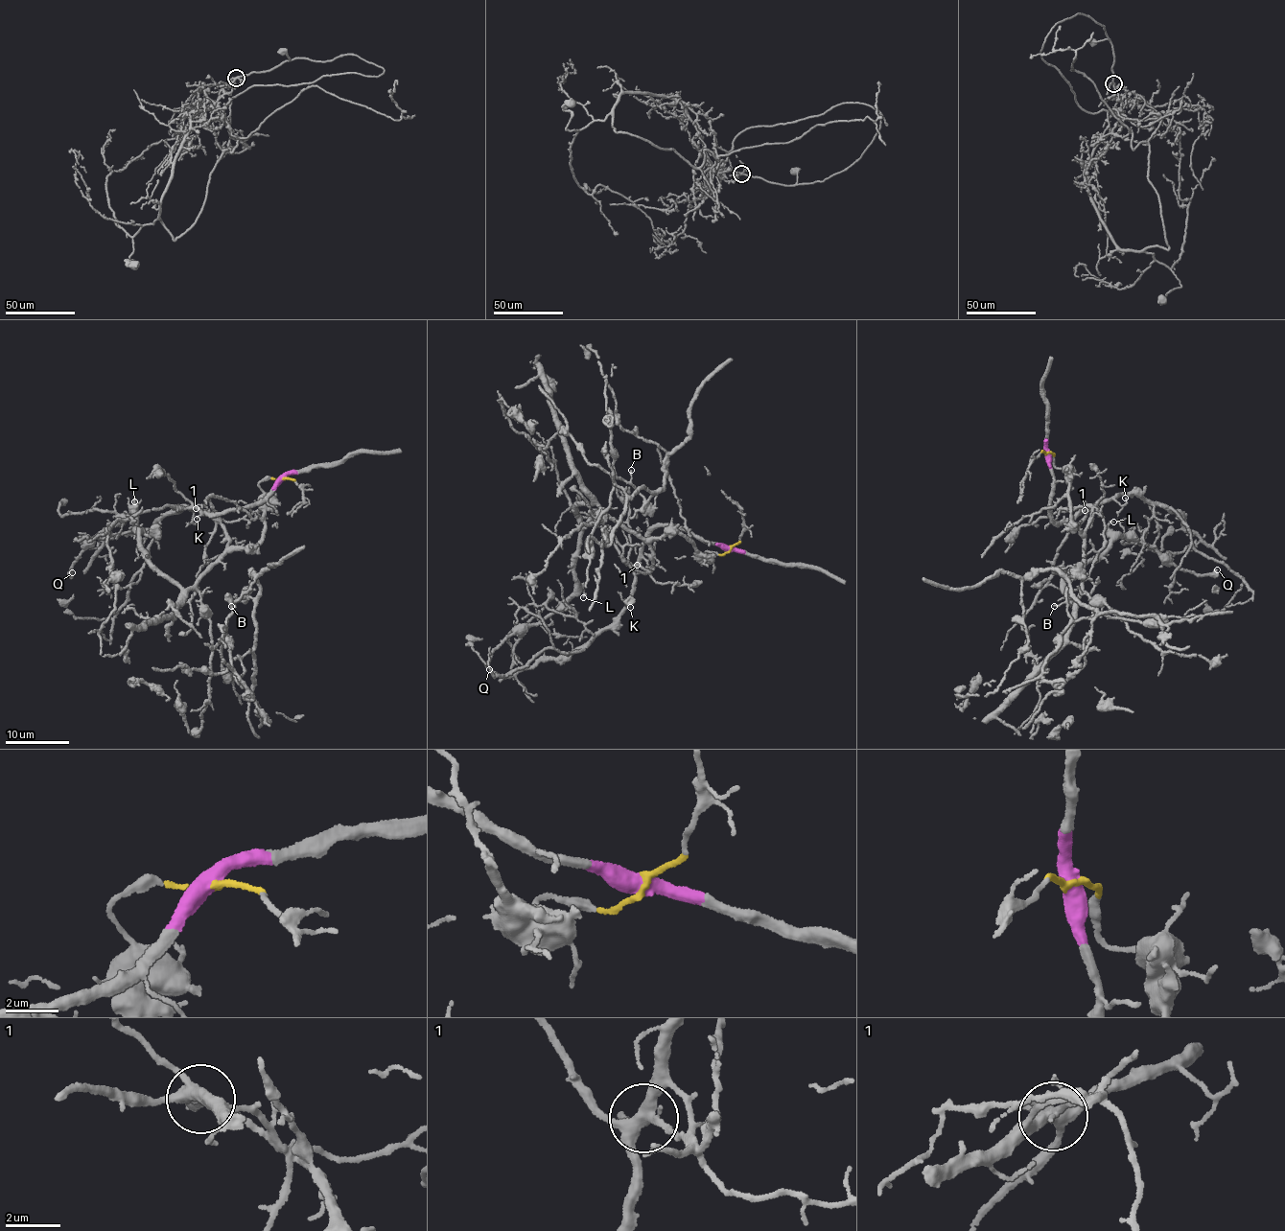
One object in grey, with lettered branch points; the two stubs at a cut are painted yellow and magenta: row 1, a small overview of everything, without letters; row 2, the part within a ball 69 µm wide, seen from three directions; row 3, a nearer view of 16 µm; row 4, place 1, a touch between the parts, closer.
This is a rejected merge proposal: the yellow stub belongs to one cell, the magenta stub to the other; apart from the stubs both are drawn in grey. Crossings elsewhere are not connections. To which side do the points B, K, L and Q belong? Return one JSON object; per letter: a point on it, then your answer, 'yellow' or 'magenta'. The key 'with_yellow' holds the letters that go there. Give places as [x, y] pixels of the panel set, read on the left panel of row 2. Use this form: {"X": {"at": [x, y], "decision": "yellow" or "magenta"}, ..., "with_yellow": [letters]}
{"B": {"at": [231, 606], "decision": "yellow"}, "K": {"at": [197, 519], "decision": "magenta"}, "L": {"at": [134, 501], "decision": "yellow"}, "Q": {"at": [72, 572], "decision": "yellow"}, "with_yellow": ["B", "L", "Q"]}

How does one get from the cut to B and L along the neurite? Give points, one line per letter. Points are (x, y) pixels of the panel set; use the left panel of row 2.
B: (283, 477), (259, 483), (259, 541), (227, 552), (197, 586), (214, 649), (226, 638), (231, 605)
L: (283, 477), (259, 483), (264, 533), (256, 544), (227, 552), (198, 583), (181, 589), (142, 546), (135, 501)

